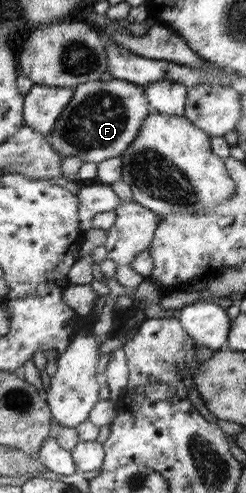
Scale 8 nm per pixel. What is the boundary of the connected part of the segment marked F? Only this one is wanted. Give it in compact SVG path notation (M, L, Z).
M111 79L81 83L56 127L47 137L48 143L64 157L79 157L84 163L102 163L128 151L141 134L149 115L149 104L143 89L135 83Z

